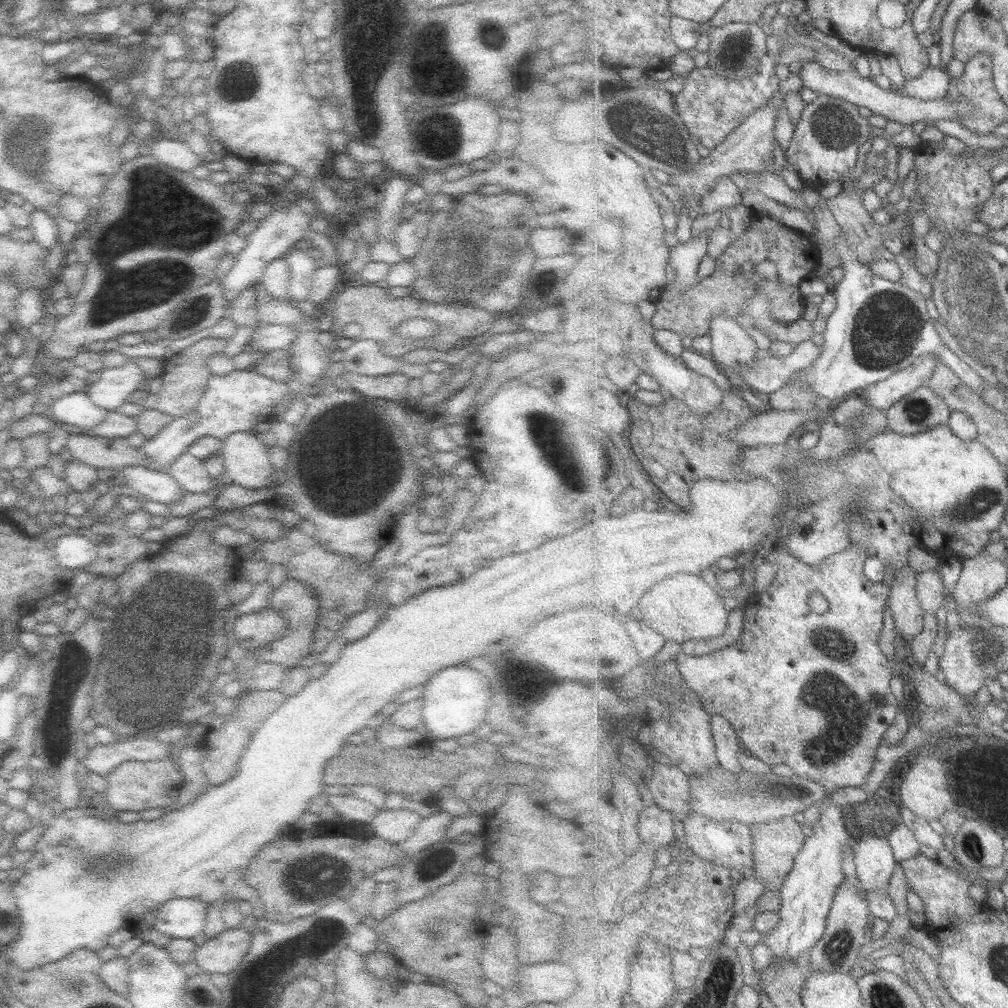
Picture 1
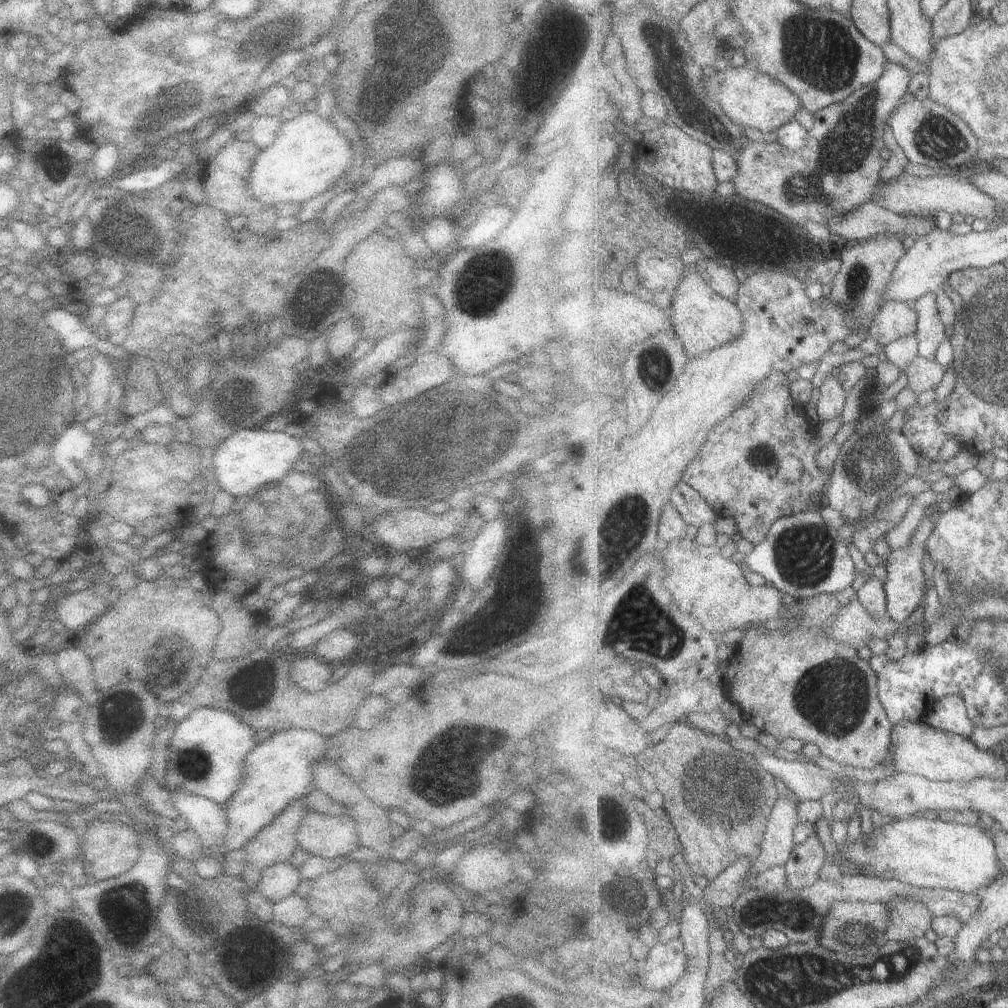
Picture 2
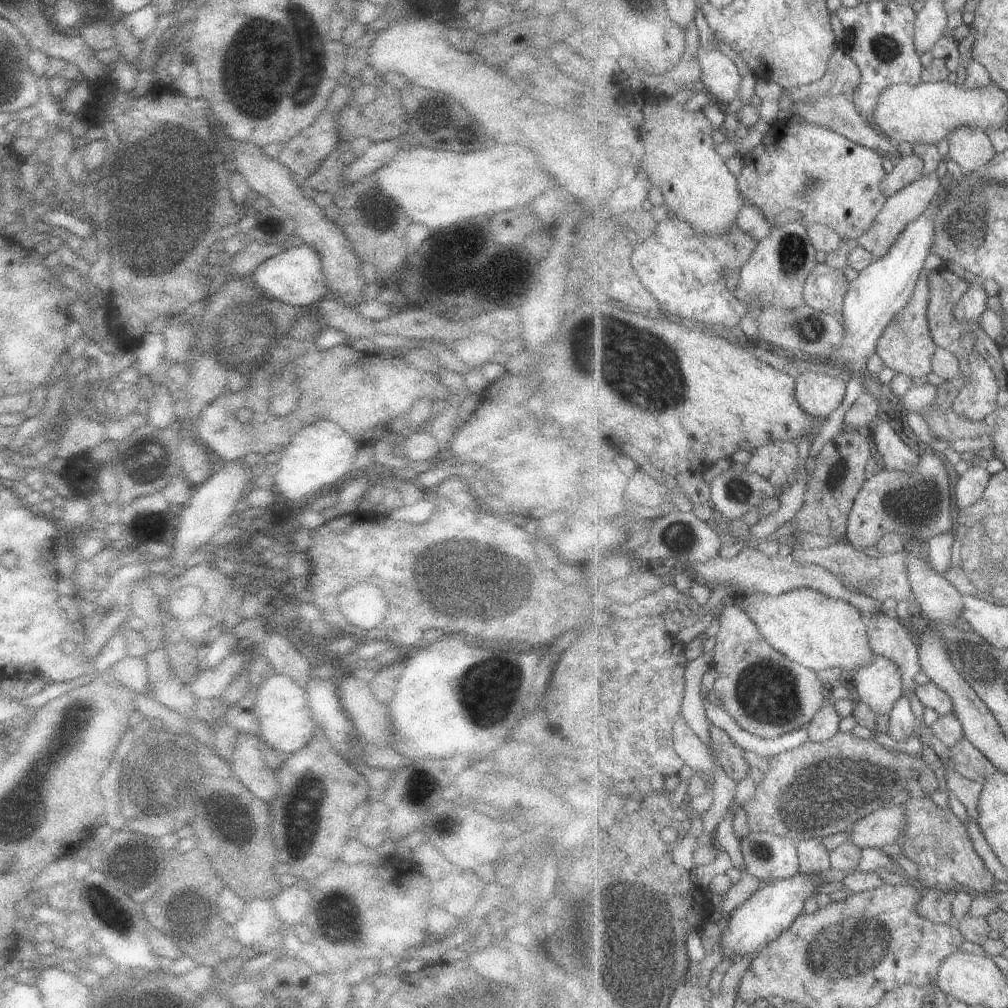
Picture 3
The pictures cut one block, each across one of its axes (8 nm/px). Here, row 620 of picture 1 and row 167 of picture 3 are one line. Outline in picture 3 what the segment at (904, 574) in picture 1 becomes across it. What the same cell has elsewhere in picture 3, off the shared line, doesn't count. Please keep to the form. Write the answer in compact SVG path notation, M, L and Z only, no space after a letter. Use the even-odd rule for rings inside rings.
M914 152L910 155L898 156L894 160L894 167L880 182L881 192L892 197L905 187L919 181L924 176L924 162Z

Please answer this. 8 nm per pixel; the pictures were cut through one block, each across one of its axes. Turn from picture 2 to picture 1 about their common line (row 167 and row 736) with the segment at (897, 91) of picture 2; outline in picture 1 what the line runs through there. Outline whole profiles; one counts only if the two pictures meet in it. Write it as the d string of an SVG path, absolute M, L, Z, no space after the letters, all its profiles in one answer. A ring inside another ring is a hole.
M851 546L845 551L830 556L826 561L820 562L815 566L805 564L805 562L797 559L789 549L770 548L770 552L765 556L765 561L778 564L779 569L772 574L774 580L770 582L769 588L763 590L763 593L753 593L753 600L749 606L742 609L743 612L743 630L740 637L733 644L717 650L715 647L702 648L702 654L685 654L681 651L678 654L678 668L681 677L685 679L689 688L696 692L701 699L701 704L705 710L711 715L721 715L727 719L739 737L740 743L746 749L749 749L759 760L767 762L769 766L775 764L786 764L793 770L793 774L809 778L809 780L819 781L829 793L845 788L845 786L859 787L866 784L873 764L875 764L875 756L877 756L877 748L883 746L884 734L892 726L899 712L903 709L901 702L891 693L891 678L895 673L891 662L887 660L887 656L883 654L881 646L879 646L879 636L883 632L883 612L885 612L885 603L888 602L890 596L889 586L885 583L875 584L869 580L864 573L866 560L869 558L866 550ZM811 592L821 592L827 600L829 600L829 612L825 614L815 614L809 610L809 594Z

